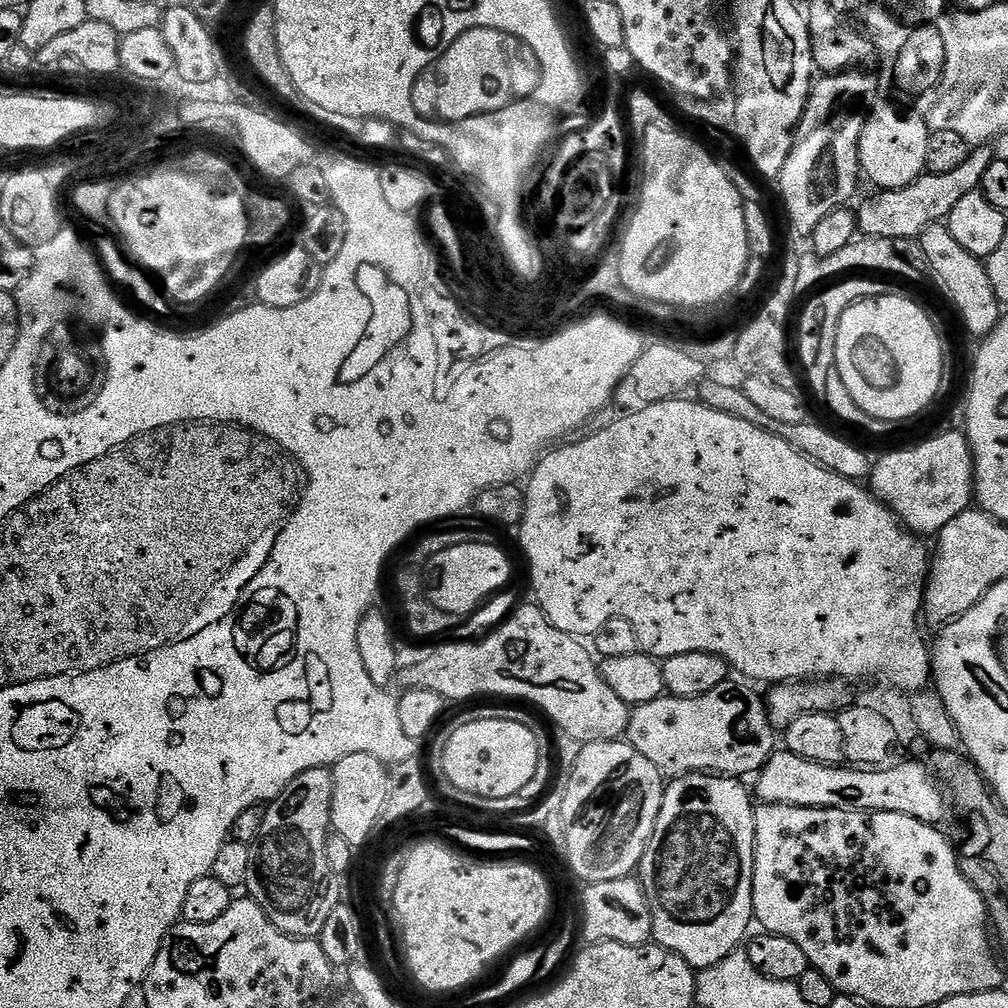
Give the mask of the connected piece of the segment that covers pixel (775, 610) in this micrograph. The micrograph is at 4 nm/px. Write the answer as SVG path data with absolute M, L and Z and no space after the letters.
M673 398L663 400L657 404L646 406L637 412L630 412L621 415L621 420L616 420L613 424L605 426L601 432L596 432L593 436L588 436L585 440L576 440L573 444L565 443L565 448L557 447L557 452L549 451L532 469L526 480L524 488L524 516L519 522L518 533L520 532L520 548L524 551L524 556L528 559L528 576L532 579L532 592L535 603L546 614L546 618L558 630L577 638L595 637L596 631L600 629L605 622L610 622L610 618L621 616L634 626L636 643L639 651L646 656L655 656L657 658L667 658L677 656L678 654L694 654L695 652L705 652L721 656L728 663L729 669L733 673L741 672L744 676L749 676L752 680L761 680L767 686L777 684L786 684L789 682L820 682L825 678L835 678L840 682L853 682L852 680L885 680L888 684L893 684L896 688L901 688L905 694L917 693L927 689L930 684L930 677L933 675L932 662L930 659L930 648L922 637L916 633L916 619L922 616L924 607L924 589L926 587L926 577L930 572L930 548L928 548L923 539L914 532L905 530L900 521L897 520L893 512L884 505L882 500L876 499L875 495L867 487L861 486L855 480L847 480L838 474L828 472L821 464L816 464L810 458L798 454L790 442L782 442L774 434L762 430L758 426L752 426L742 418L734 418L730 414L722 414L722 410L710 410L710 406L697 402L695 399L684 400L688 398Z

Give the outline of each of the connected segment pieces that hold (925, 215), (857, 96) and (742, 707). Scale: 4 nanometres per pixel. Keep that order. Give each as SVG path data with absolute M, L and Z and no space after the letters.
M976 146L969 151L966 162L950 174L933 176L922 174L905 188L889 188L877 191L858 209L858 228L865 236L886 238L893 242L908 242L919 237L932 225L947 221L950 210L958 206L958 201L966 198L966 194L977 191L982 182L982 174L986 174L986 166L994 158L993 149L988 146Z
M848 69L847 72L831 73L819 77L812 86L811 91L808 93L807 105L804 108L803 116L799 123L796 125L796 130L793 132L793 139L790 148L790 154L787 155L786 161L783 162L782 170L776 177L776 183L778 183L778 188L780 190L780 196L788 216L788 220L793 228L793 230L804 236L804 238L809 237L814 233L814 230L818 224L824 218L828 217L830 213L837 210L839 207L845 207L849 202L848 200L853 196L857 186L858 178L860 179L860 138L861 130L864 128L864 122L868 112L868 105L866 106L866 100L868 98L868 93L870 93L874 88L874 82L871 76L866 73L866 70L859 69Z
M725 682L714 686L714 690L704 696L682 698L665 694L654 702L635 705L628 721L627 743L634 745L638 754L642 754L642 758L650 758L650 762L654 762L668 778L689 774L719 774L745 778L744 776L751 777L759 773L764 763L772 757L778 744L778 736L768 718L768 710L762 696L743 688L740 684L732 683Z

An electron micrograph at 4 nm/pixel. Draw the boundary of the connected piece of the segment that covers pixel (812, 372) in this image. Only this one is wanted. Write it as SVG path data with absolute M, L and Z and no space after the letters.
M841 279L820 290L825 290L825 292L817 291L811 297L813 300L800 312L800 337L797 338L796 344L800 347L800 364L804 367L805 374L808 375L809 386L816 391L816 394L823 393L829 369L836 366L836 335L842 314L846 314L846 310L851 304L857 304L858 301L873 295L874 289L868 280L871 279Z

